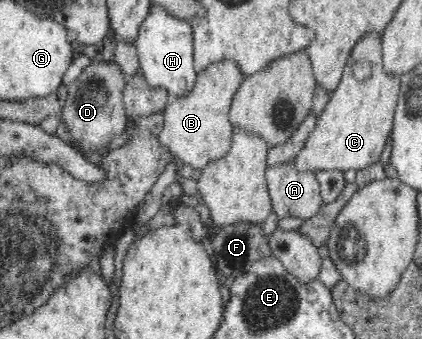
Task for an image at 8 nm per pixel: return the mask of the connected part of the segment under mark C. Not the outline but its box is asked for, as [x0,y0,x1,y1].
[293,31,400,173]

